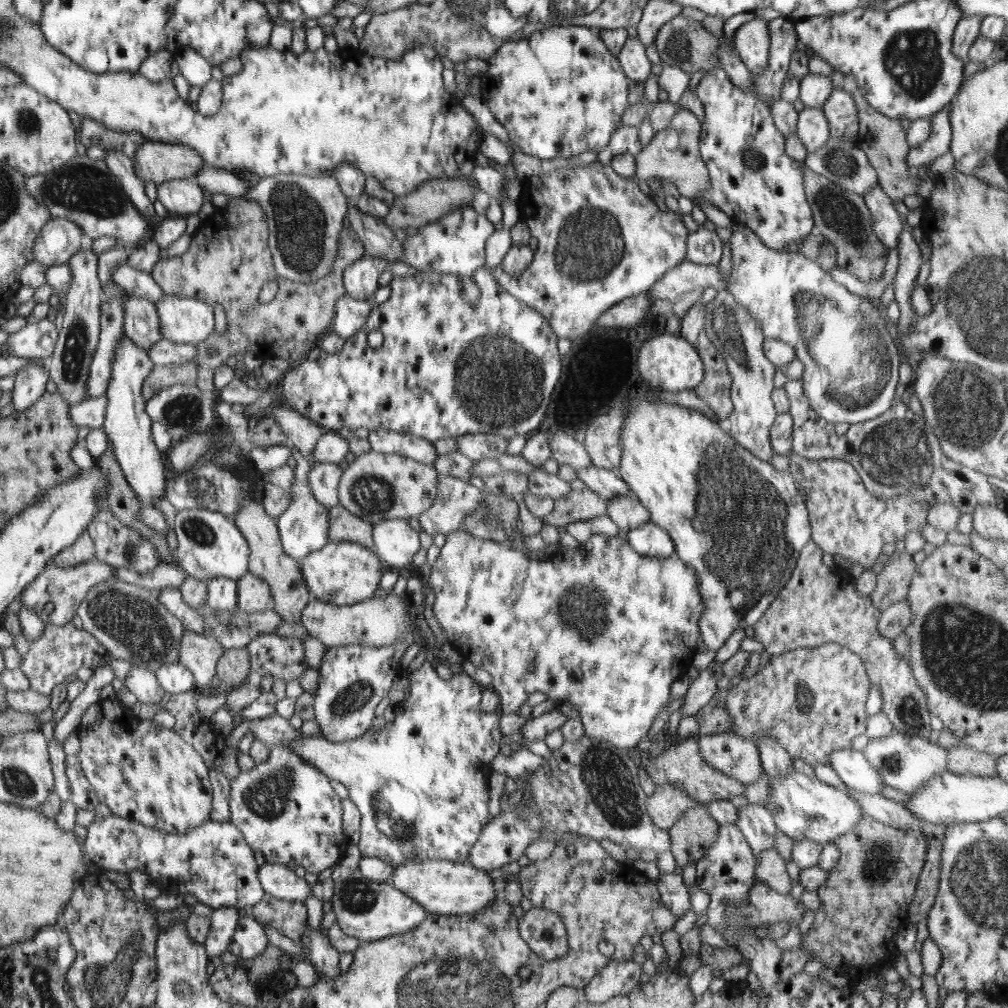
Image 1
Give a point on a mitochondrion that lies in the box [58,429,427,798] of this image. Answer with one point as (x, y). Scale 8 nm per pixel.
(131, 622)

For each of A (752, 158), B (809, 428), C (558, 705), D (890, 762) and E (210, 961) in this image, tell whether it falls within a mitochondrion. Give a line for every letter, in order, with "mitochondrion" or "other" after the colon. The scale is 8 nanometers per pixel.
A: mitochondrion
B: other
C: other
D: mitochondrion
E: other

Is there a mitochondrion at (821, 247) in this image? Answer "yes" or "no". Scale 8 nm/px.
yes

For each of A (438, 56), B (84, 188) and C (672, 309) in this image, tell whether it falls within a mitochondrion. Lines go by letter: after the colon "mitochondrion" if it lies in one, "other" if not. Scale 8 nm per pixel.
A: other
B: mitochondrion
C: other

